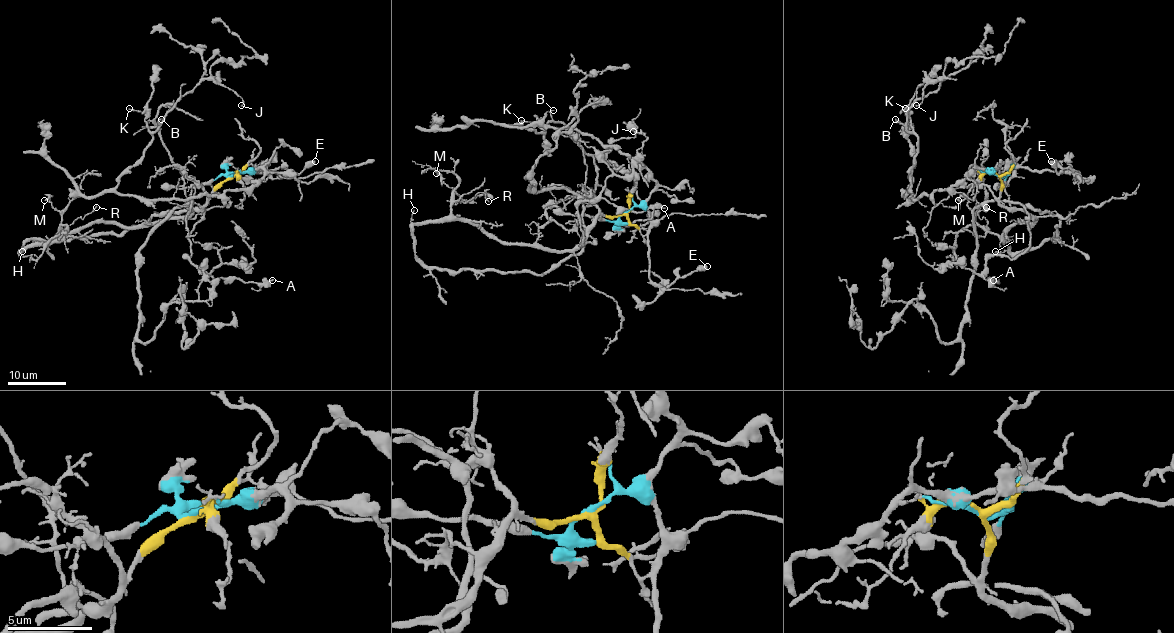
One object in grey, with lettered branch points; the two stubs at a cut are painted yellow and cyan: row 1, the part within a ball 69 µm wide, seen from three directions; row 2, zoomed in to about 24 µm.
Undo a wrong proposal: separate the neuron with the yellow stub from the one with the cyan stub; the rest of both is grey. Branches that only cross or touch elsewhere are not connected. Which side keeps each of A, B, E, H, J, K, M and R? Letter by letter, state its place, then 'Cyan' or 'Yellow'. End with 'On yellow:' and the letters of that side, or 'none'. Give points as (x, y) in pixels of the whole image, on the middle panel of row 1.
A: Place: (664, 208). Yellow
B: Place: (553, 110). Cyan
E: Place: (707, 266). Cyan
H: Place: (414, 210). Yellow
J: Place: (633, 131). Cyan
K: Place: (521, 120). Cyan
M: Place: (436, 173). Yellow
R: Place: (488, 201). Yellow
On yellow: A, H, M, R

